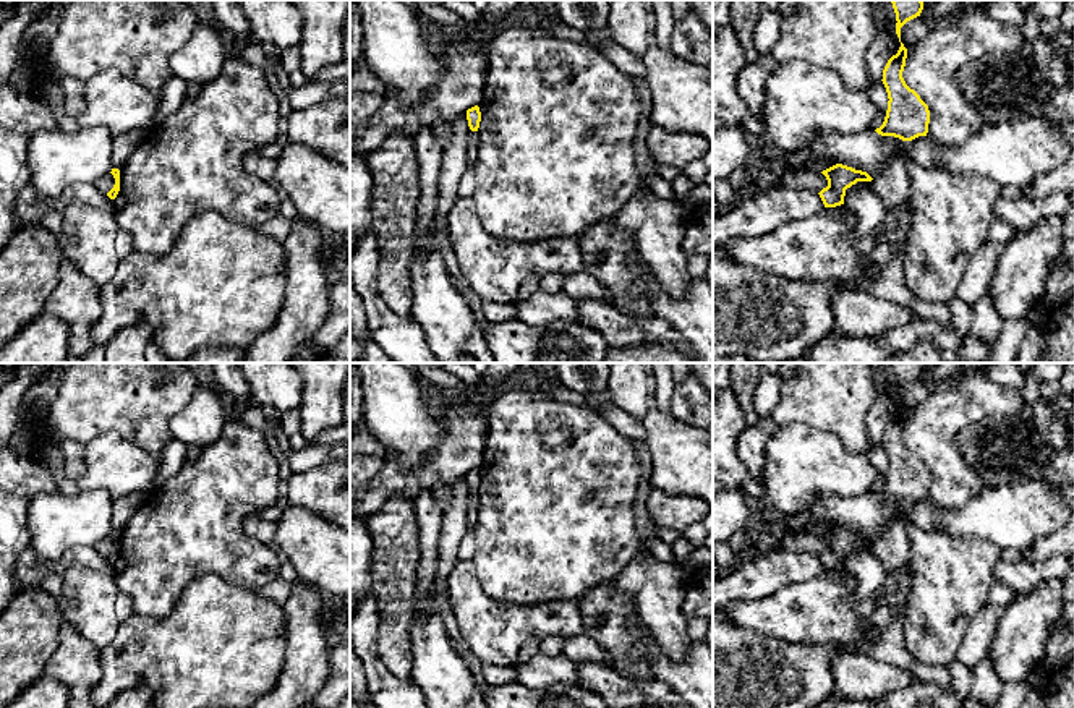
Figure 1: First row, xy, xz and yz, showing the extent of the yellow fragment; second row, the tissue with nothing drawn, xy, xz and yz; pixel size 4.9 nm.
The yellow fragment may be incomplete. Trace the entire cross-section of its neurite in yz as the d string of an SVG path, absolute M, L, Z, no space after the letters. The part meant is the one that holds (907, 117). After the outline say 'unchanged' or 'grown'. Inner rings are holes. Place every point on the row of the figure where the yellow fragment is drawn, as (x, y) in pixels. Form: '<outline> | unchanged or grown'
M901 42L897 53L888 60L883 70L881 81L889 100L884 122L875 131L881 136L894 136L902 141L912 141L918 136L927 136L930 110L920 96L910 89L902 78L906 58L907 49Z | unchanged

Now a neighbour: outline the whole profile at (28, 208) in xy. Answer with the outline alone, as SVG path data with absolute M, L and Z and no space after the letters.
M26 186L15 201L15 219L21 224L37 224L49 211L63 211L68 206L66 198L42 198L36 196L34 190Z

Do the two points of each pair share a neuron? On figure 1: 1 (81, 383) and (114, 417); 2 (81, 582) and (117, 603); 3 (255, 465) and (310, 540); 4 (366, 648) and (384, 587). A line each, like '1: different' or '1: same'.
1: same
2: same
3: different
4: different

